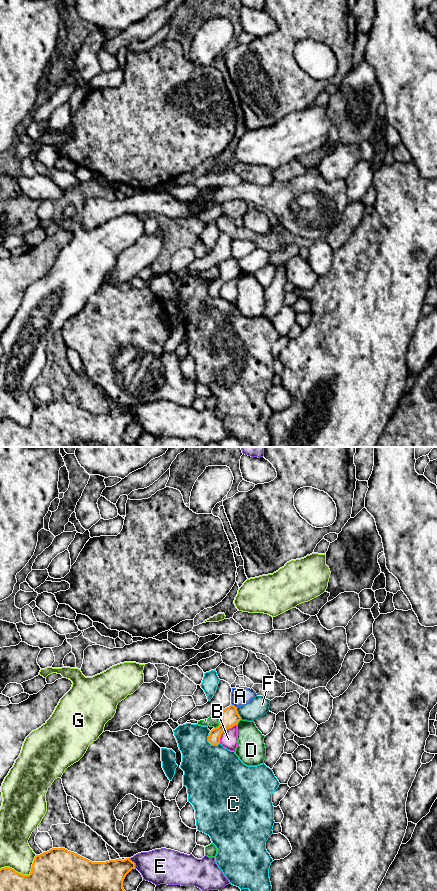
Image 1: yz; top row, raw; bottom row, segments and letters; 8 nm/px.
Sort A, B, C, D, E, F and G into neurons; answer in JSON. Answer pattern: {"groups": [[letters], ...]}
{"groups": [["A"], ["B"], ["C"], ["D"], ["E"], ["F"], ["G"]]}

